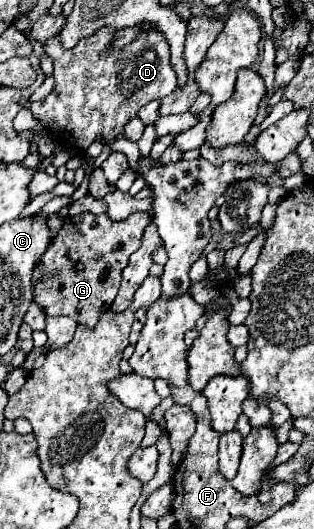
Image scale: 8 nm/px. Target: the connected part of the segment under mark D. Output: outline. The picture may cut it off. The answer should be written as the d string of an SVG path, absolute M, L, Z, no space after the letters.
M102 28L90 38L82 38L72 50L62 48L60 36L54 36L44 44L44 52L54 62L54 88L48 96L34 102L30 110L34 118L38 118L42 126L48 128L50 136L58 144L70 146L70 150L86 150L98 138L102 142L108 142L110 138L120 134L124 124L130 118L134 118L144 104L156 98L164 98L176 90L176 74L170 66L170 52L162 32L148 30L140 34L132 44L128 44L124 50L110 50L110 42L114 34L116 32L112 28Z

